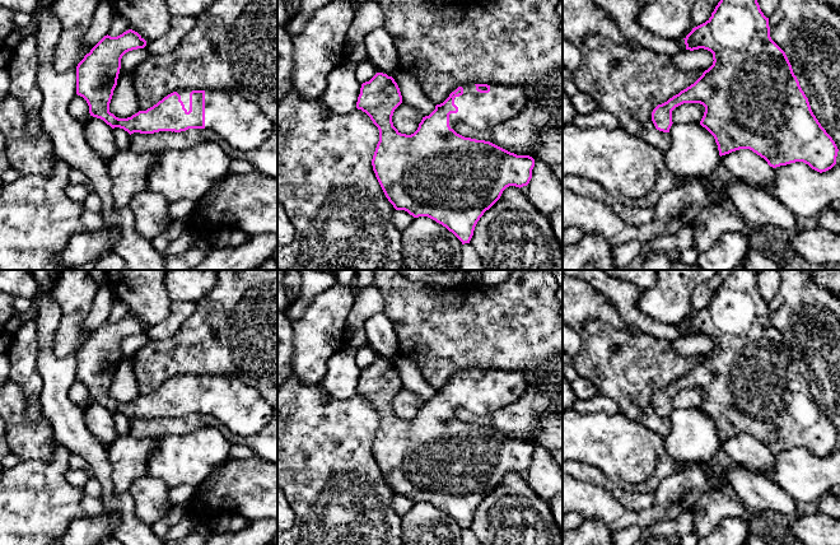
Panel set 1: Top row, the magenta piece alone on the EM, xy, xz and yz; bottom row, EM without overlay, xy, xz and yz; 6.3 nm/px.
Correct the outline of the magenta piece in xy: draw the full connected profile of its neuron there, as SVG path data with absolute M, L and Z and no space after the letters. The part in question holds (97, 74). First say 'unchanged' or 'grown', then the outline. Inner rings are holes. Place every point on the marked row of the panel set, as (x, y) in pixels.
grown | M132 29L117 37L107 34L78 64L76 94L87 101L90 116L130 135L207 129L239 152L252 150L270 136L271 121L253 102L233 90L179 89L146 111L127 118L116 117L109 112L109 103L121 59L126 52L145 46L146 41Z

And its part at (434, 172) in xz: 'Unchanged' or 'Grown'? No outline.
Grown

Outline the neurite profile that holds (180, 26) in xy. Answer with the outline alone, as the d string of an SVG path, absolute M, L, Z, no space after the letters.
M173 15L169 31L157 39L146 42L145 48L150 55L164 55L174 50L195 27L196 18Z

